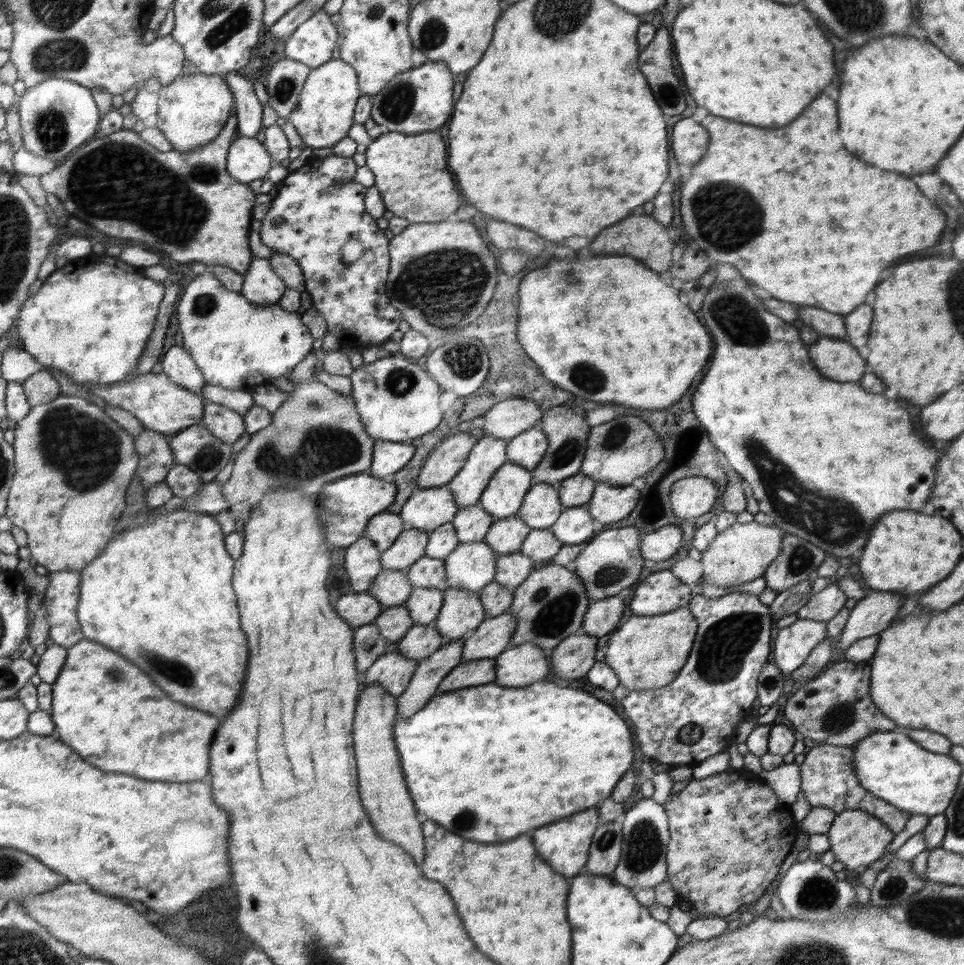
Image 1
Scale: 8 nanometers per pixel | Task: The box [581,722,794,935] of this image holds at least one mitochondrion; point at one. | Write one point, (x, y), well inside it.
(644, 845)

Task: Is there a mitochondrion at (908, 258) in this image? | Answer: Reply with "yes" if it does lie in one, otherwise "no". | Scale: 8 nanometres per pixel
no

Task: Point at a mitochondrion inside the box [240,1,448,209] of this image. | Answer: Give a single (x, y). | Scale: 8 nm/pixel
(397, 105)

